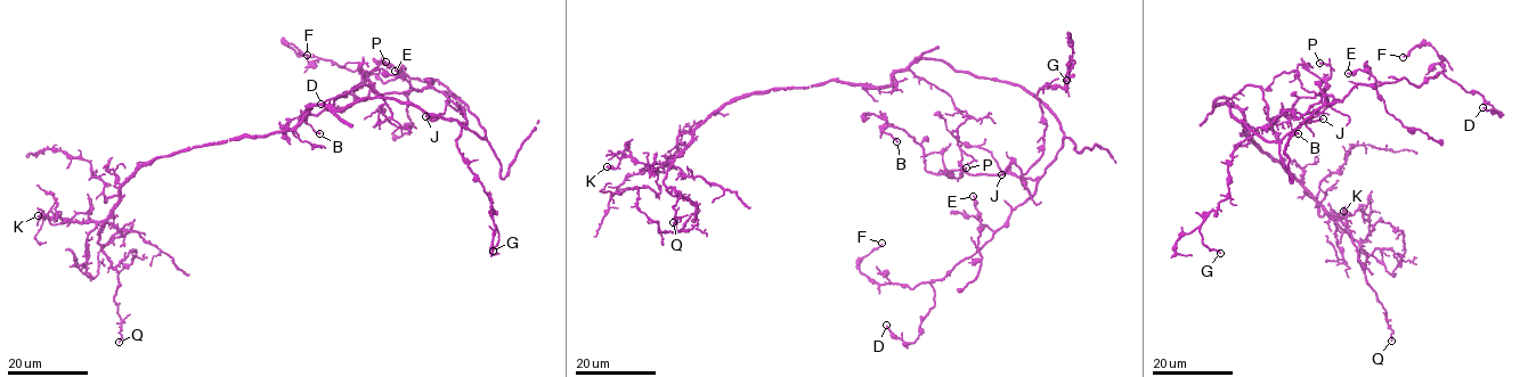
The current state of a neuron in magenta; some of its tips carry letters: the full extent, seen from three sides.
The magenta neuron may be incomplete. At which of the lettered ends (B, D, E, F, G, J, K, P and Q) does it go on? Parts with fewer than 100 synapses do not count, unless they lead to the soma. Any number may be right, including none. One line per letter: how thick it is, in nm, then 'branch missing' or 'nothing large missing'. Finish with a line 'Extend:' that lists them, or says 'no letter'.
B: calibre 180 nm; nothing large missing
D: calibre 190 nm; nothing large missing
E: calibre 150 nm; nothing large missing
F: calibre 110 nm; nothing large missing
G: calibre 170 nm; nothing large missing
J: calibre 150 nm; nothing large missing
K: calibre 380 nm; nothing large missing
P: calibre 180 nm; nothing large missing
Q: calibre 100 nm; nothing large missing
Extend: no letter

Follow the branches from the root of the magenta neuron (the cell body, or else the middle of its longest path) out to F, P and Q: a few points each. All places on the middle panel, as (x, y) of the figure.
F: (924, 58), (1024, 88), (1056, 119), (1063, 146), (1035, 190), (943, 278), (872, 283), (859, 262), (882, 243)
P: (924, 58), (1024, 88), (1064, 134), (1056, 157), (1034, 180), (961, 169), (947, 174), (959, 178), (966, 167)
Q: (924, 58), (887, 85), (829, 80), (724, 104), (667, 171), (664, 183), (680, 196), (673, 222)

